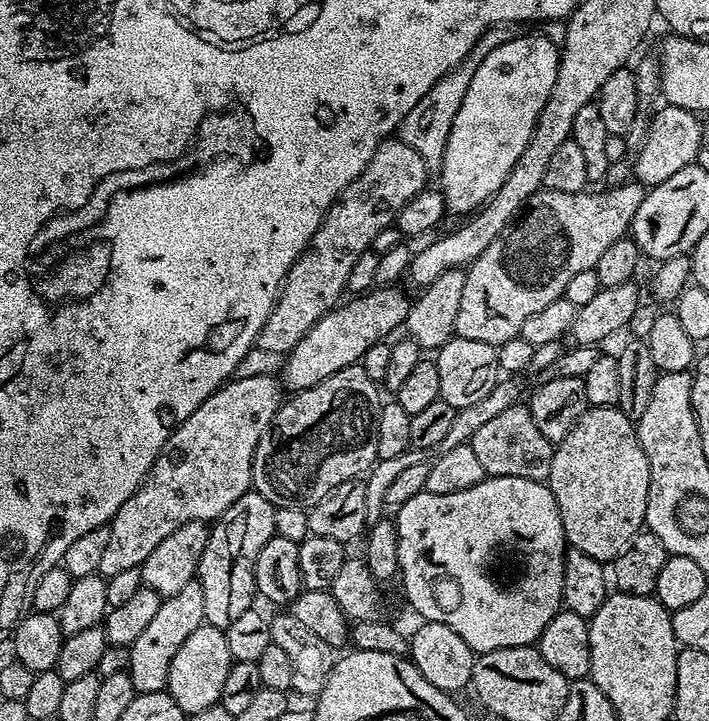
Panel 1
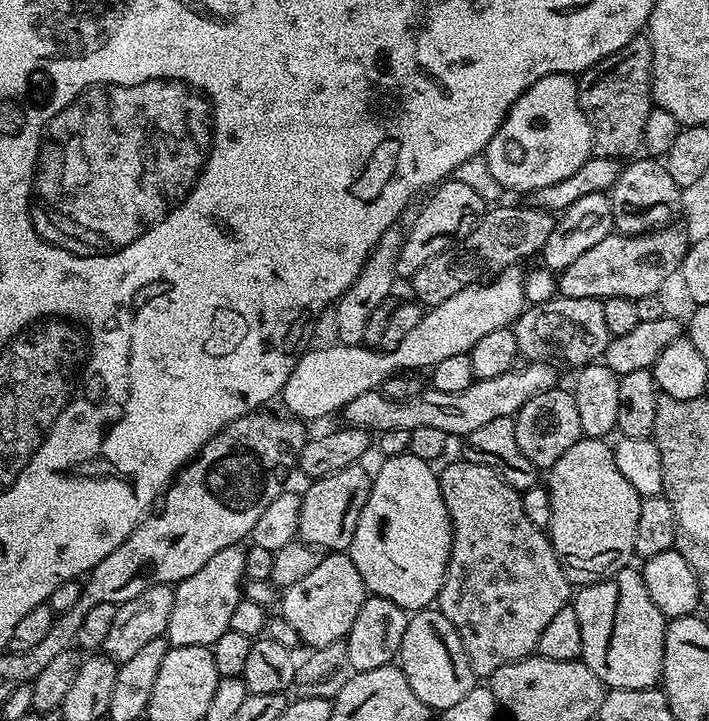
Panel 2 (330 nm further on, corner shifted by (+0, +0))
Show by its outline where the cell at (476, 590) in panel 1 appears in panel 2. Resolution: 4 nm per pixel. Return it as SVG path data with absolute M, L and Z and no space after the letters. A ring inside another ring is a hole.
M388 458L383 463L380 477L377 475L373 479L370 498L366 498L366 506L362 506L350 555L354 566L358 566L358 574L362 574L365 589L371 595L386 598L411 614L437 603L452 549L452 519L448 517L446 502L442 502L437 469L430 466L429 461Z

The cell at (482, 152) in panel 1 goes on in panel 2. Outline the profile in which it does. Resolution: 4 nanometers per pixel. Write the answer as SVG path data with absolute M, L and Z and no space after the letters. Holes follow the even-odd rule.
M567 72L538 78L514 102L482 155L490 166L490 174L509 193L530 194L574 174L582 162L594 155L590 122L586 122L580 105L577 81Z

